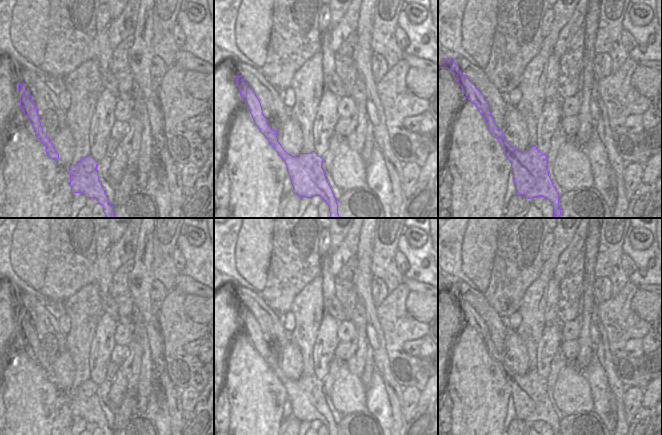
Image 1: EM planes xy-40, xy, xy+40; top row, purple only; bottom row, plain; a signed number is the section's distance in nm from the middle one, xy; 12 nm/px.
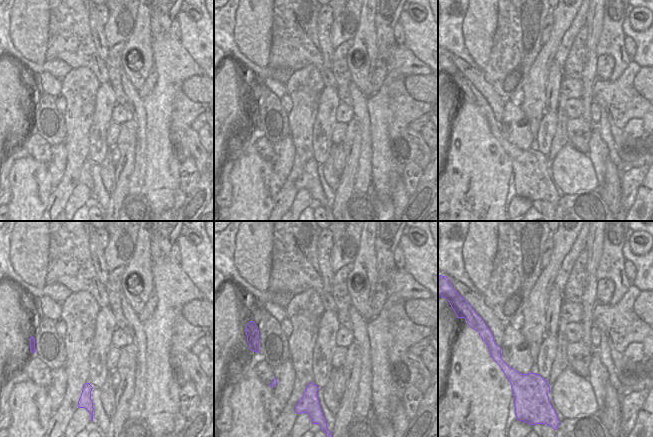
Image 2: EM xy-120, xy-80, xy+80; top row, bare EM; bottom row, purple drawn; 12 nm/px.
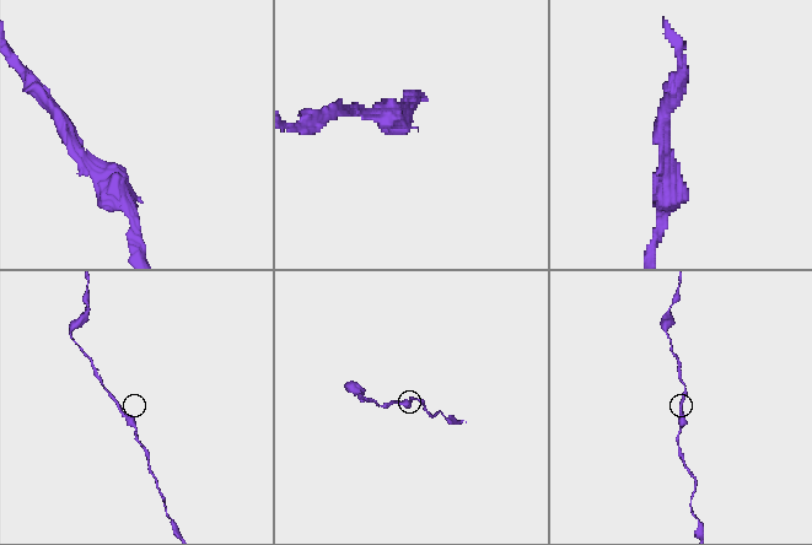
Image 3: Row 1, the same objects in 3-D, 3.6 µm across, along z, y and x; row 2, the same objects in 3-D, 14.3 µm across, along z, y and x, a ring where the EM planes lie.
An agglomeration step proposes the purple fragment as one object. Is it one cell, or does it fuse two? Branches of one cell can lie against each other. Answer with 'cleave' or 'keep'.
keep

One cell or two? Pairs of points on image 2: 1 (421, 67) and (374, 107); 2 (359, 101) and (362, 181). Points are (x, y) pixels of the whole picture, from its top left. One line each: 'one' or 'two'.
1: one
2: one

